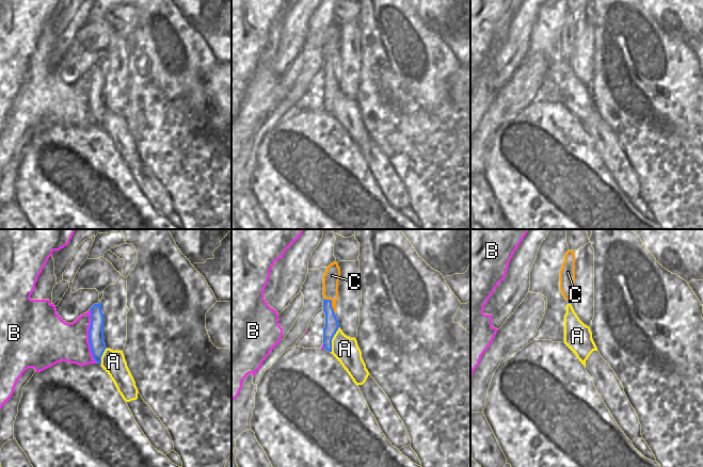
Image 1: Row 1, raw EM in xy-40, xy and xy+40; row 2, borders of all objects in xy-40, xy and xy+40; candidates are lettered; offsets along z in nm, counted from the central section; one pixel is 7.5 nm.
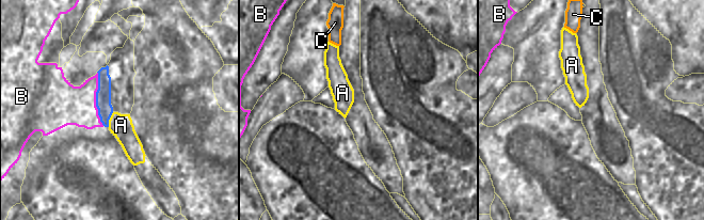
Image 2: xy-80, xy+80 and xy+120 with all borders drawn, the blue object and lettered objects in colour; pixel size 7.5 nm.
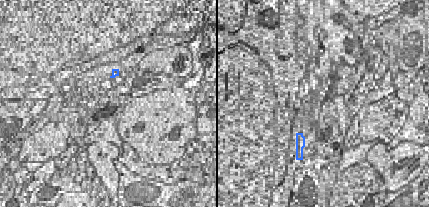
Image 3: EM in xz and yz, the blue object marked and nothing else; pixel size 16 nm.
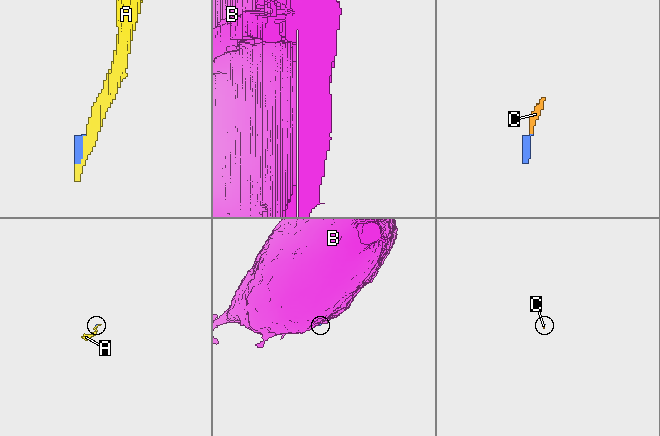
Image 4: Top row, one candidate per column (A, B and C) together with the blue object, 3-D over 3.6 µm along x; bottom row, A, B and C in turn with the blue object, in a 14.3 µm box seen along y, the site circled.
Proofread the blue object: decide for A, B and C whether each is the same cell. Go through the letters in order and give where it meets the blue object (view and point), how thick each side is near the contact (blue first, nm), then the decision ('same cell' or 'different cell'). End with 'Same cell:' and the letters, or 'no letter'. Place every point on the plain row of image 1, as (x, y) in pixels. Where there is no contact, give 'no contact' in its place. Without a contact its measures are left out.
A: contact xy (331, 101); calibres 100 and 190 nm; different cell
B: contact xy-40 (89, 96); calibres 110 and 300 nm; different cell
C: contact xy (331, 65); calibres 100 and 120 nm; same cell
Same cell: C

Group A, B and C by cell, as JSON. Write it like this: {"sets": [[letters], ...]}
{"sets": [["A"], ["B"], ["C"]]}

